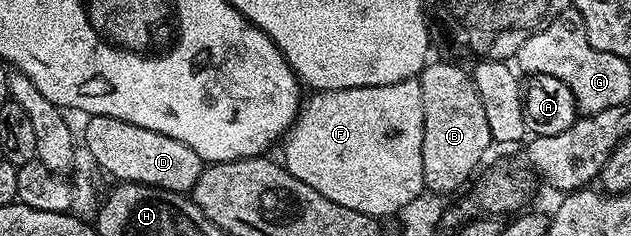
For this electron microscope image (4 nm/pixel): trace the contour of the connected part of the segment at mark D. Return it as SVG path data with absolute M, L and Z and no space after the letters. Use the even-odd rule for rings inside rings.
M110 115L89 116L85 121L88 122L84 125L83 148L94 155L95 168L116 177L112 179L117 182L149 185L185 195L191 194L194 183L198 183L198 175L203 171L205 162L190 147L186 147L186 143Z

